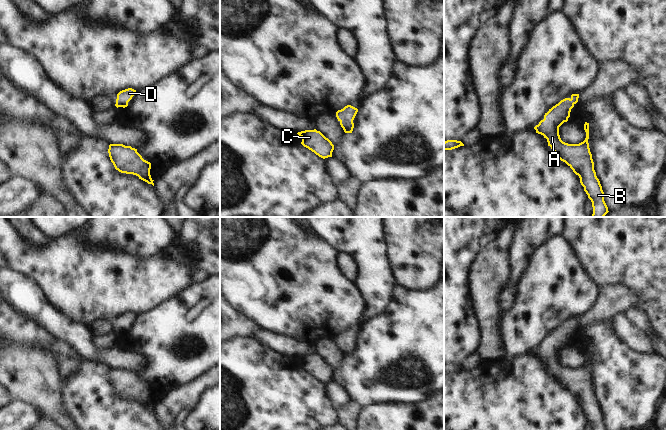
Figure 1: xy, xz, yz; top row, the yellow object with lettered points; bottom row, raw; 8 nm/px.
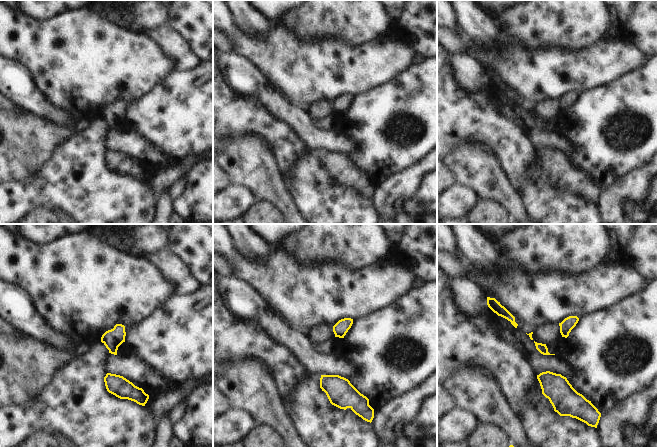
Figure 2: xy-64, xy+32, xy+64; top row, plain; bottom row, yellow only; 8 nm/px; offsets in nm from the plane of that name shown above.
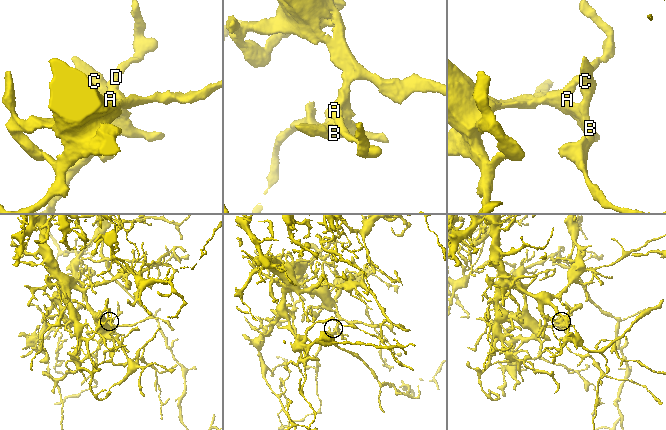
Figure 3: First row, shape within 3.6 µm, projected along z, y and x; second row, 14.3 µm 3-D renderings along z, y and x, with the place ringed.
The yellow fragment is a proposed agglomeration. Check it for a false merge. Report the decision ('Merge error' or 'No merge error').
No merge error

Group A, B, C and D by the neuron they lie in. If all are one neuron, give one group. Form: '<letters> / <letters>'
A B C D

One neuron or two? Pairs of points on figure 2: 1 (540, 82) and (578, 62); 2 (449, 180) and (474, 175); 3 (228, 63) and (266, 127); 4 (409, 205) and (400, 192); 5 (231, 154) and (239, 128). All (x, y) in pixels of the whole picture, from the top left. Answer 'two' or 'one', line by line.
1: one
2: two
3: two
4: two
5: two

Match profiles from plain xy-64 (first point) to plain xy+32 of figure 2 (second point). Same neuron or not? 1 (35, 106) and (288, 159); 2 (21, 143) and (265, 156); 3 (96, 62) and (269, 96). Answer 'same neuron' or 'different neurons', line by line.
1: different neurons
2: same neuron
3: different neurons

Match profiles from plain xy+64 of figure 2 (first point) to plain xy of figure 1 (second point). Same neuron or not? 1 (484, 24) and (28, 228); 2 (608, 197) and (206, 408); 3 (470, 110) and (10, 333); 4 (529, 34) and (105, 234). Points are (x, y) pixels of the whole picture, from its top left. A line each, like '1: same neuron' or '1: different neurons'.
1: same neuron
2: different neurons
3: same neuron
4: same neuron

